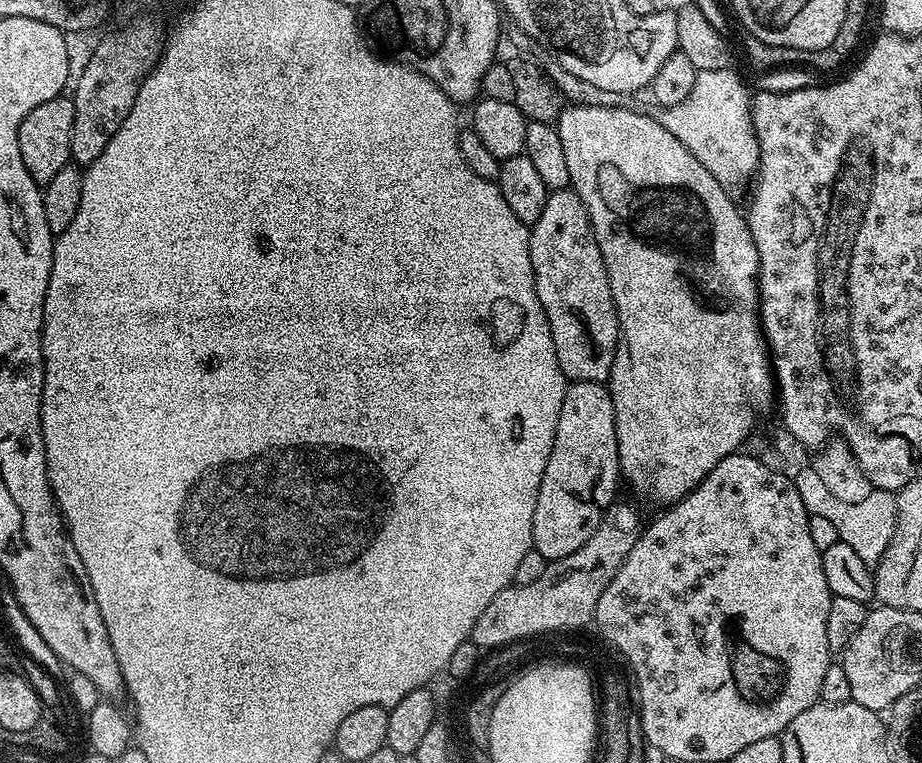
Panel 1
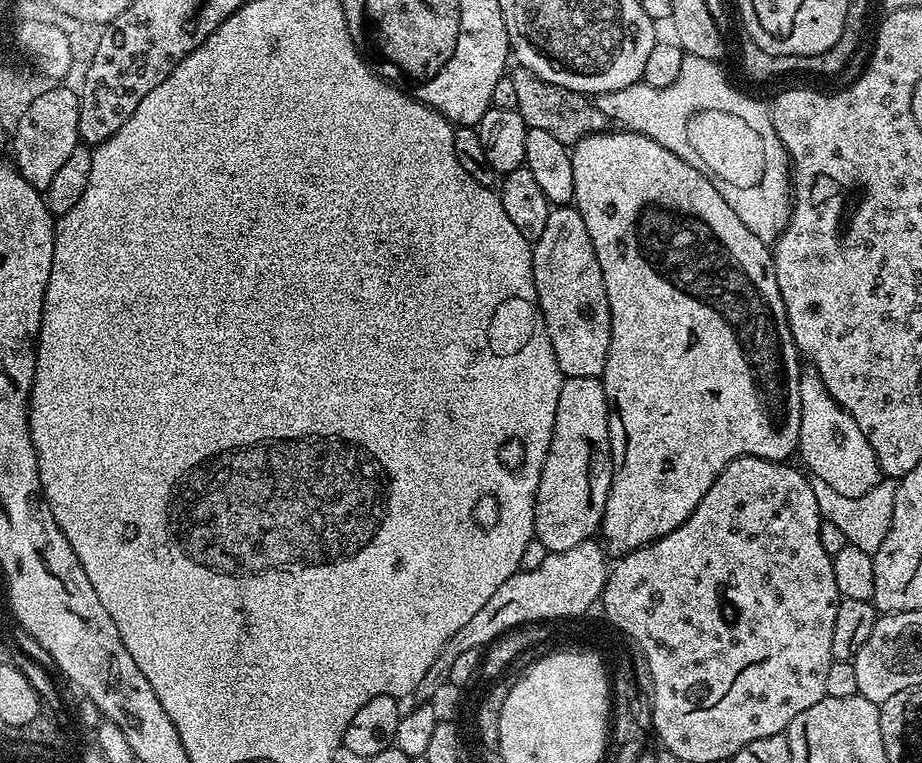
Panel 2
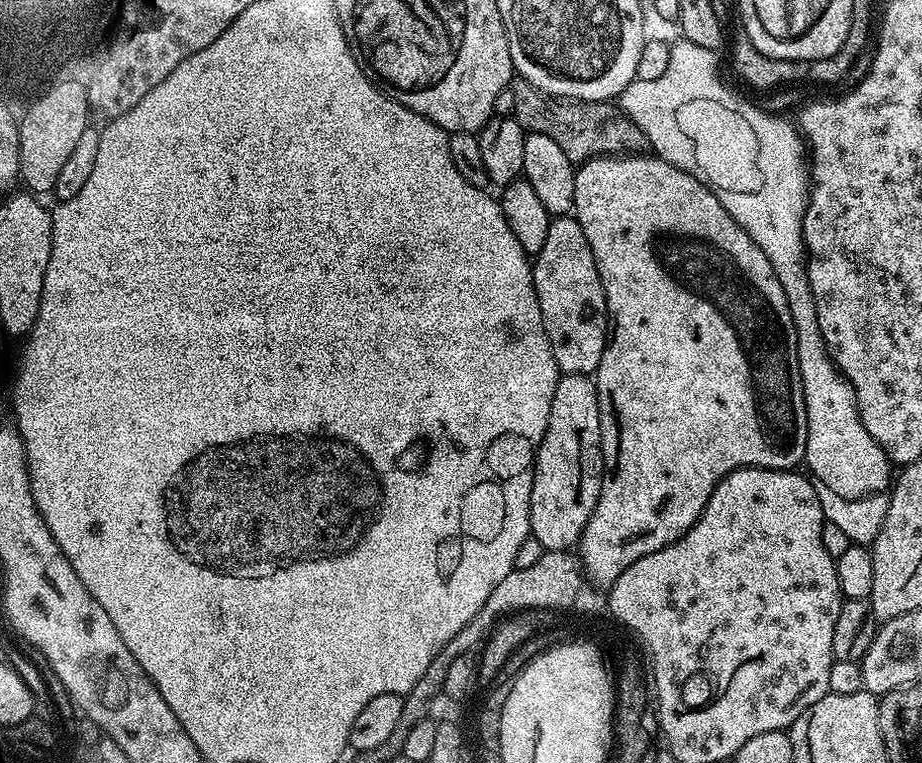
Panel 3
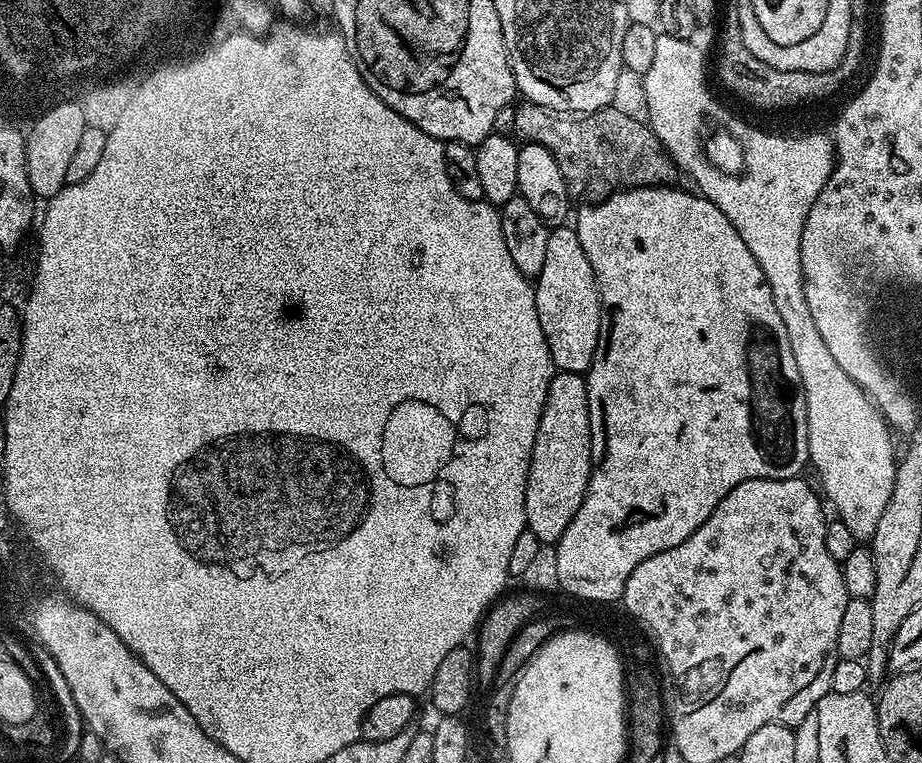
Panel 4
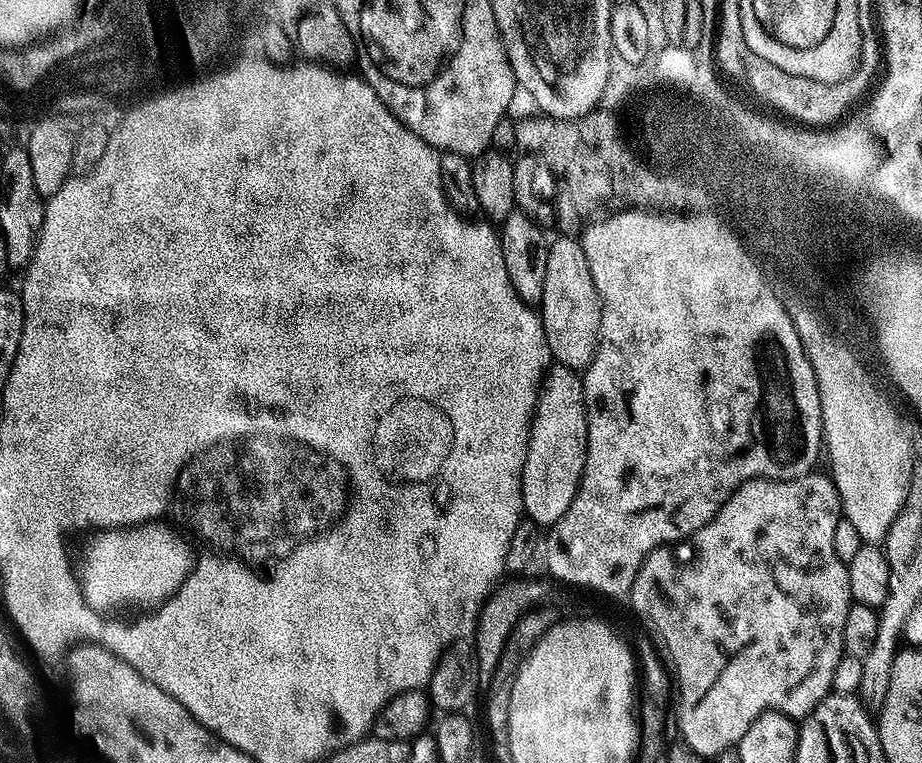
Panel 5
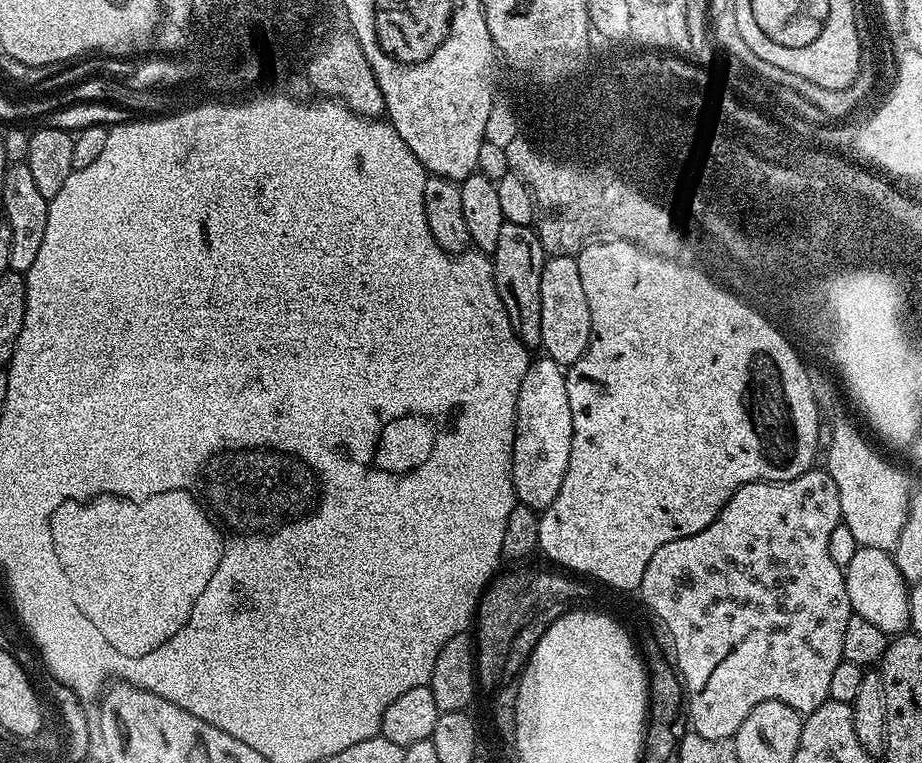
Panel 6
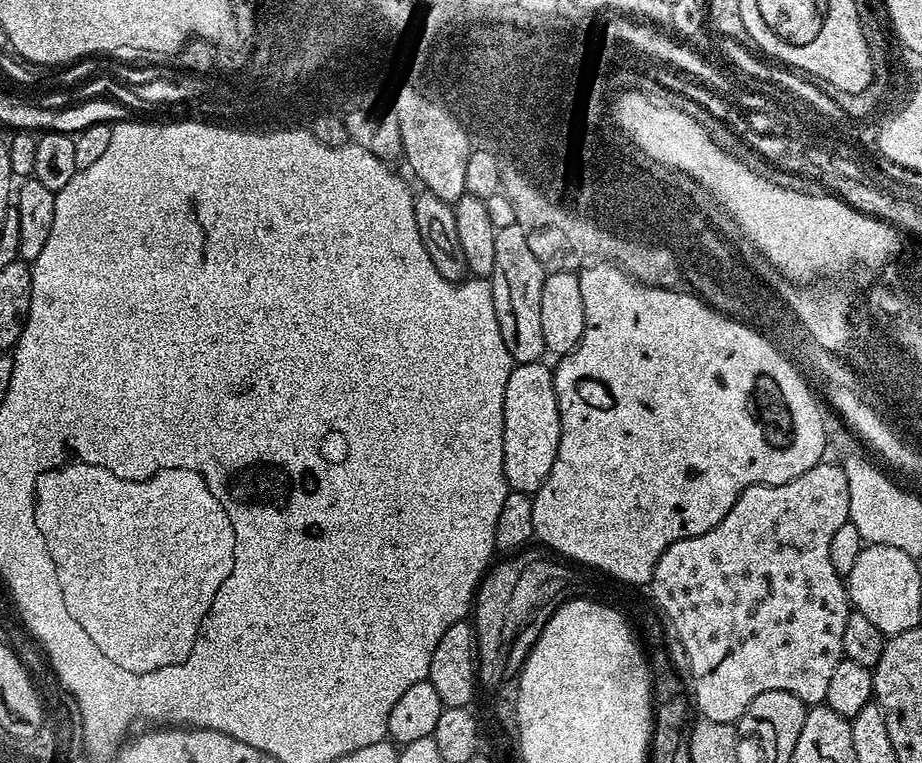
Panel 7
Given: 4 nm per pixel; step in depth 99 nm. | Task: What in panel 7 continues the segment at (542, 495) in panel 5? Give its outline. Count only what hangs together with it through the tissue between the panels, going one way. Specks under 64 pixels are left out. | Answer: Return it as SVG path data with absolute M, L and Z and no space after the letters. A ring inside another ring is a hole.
M535 360L516 364L506 381L504 421L502 422L502 462L509 489L513 492L535 494L546 482L550 466L558 454L560 415L554 390L553 369Z

